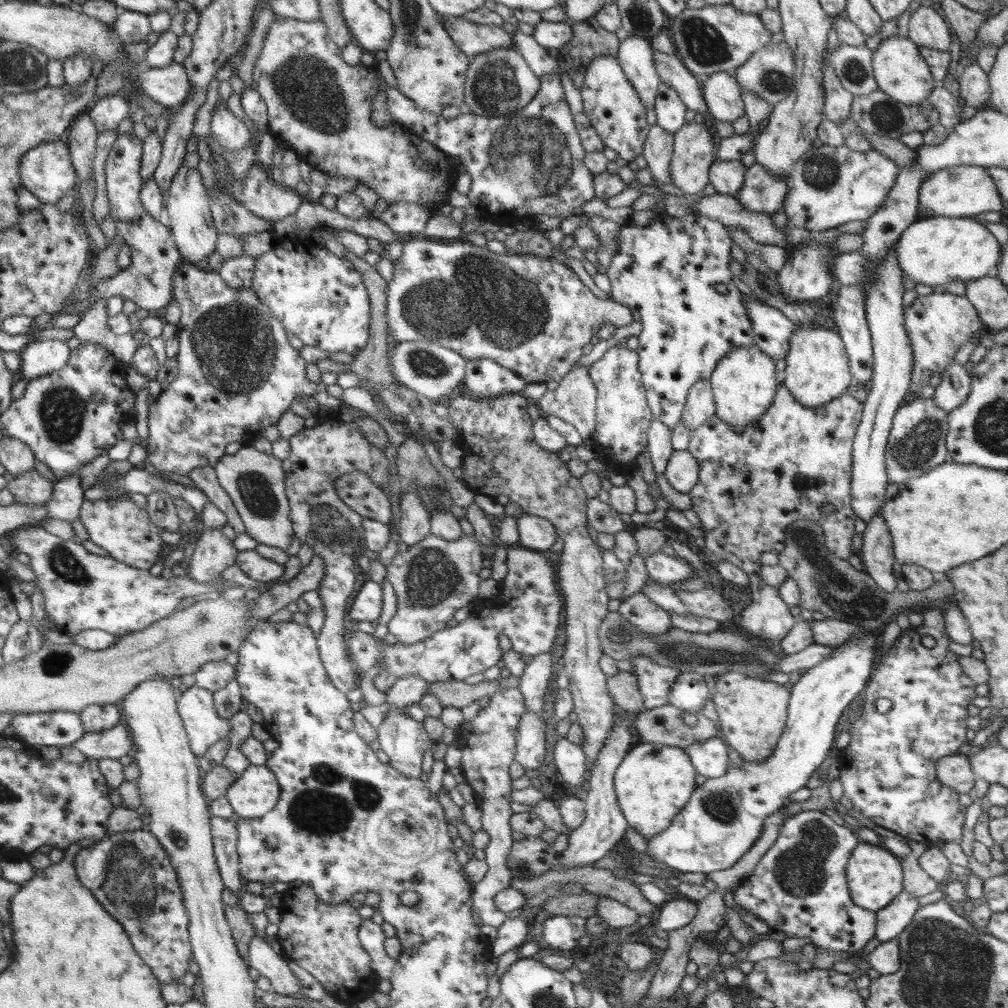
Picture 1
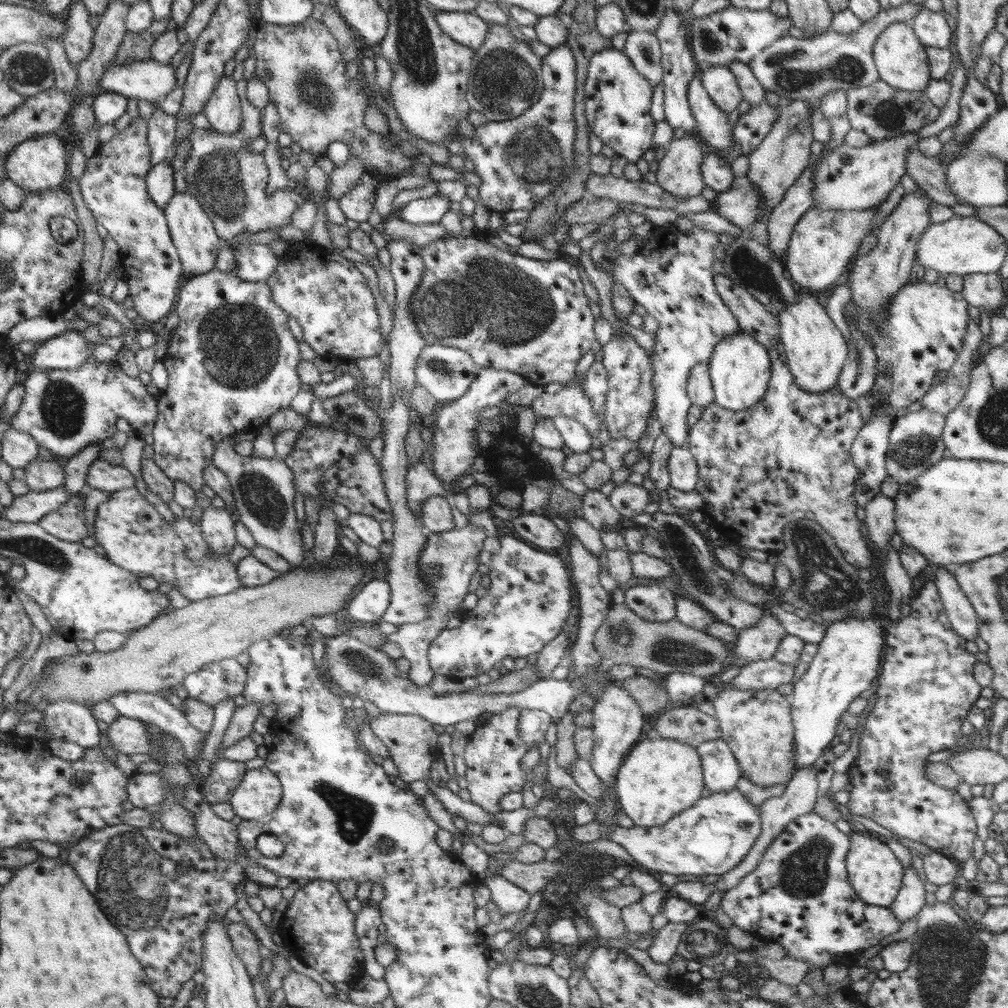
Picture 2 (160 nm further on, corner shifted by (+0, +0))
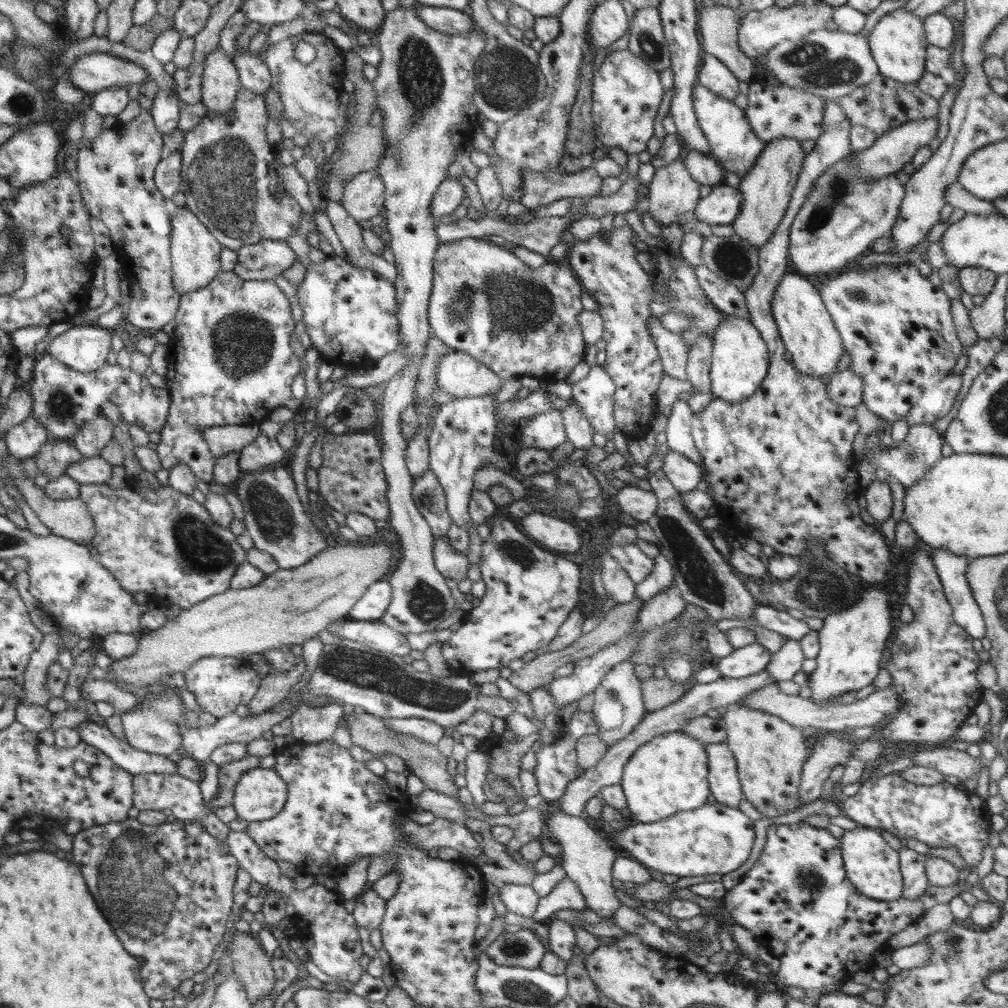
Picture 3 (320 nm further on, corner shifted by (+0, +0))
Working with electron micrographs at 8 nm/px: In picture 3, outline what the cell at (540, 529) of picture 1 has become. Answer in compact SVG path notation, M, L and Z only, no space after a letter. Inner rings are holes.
M532 512L520 521L528 538L551 552L576 554L582 549L580 532L564 519Z

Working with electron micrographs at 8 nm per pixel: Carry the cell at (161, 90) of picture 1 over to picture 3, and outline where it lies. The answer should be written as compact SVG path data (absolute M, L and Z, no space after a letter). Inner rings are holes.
M96 51L83 55L65 74L69 74L76 88L91 96L112 86L120 86L124 90L132 84L140 86L147 80L146 72L135 62Z

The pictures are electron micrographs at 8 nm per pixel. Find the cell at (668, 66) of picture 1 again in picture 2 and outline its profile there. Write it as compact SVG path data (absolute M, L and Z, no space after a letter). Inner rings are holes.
M698 75L688 83L687 100L690 112L696 122L696 134L700 140L710 144L714 150L724 152L728 158L728 151L732 147L732 127L728 122L728 115L724 114L703 88Z

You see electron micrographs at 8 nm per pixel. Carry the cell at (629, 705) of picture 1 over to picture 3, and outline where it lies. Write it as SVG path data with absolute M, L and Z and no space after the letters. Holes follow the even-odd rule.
M668 676L641 679L643 704L647 712L653 712L679 700L688 690L688 683L670 680Z

